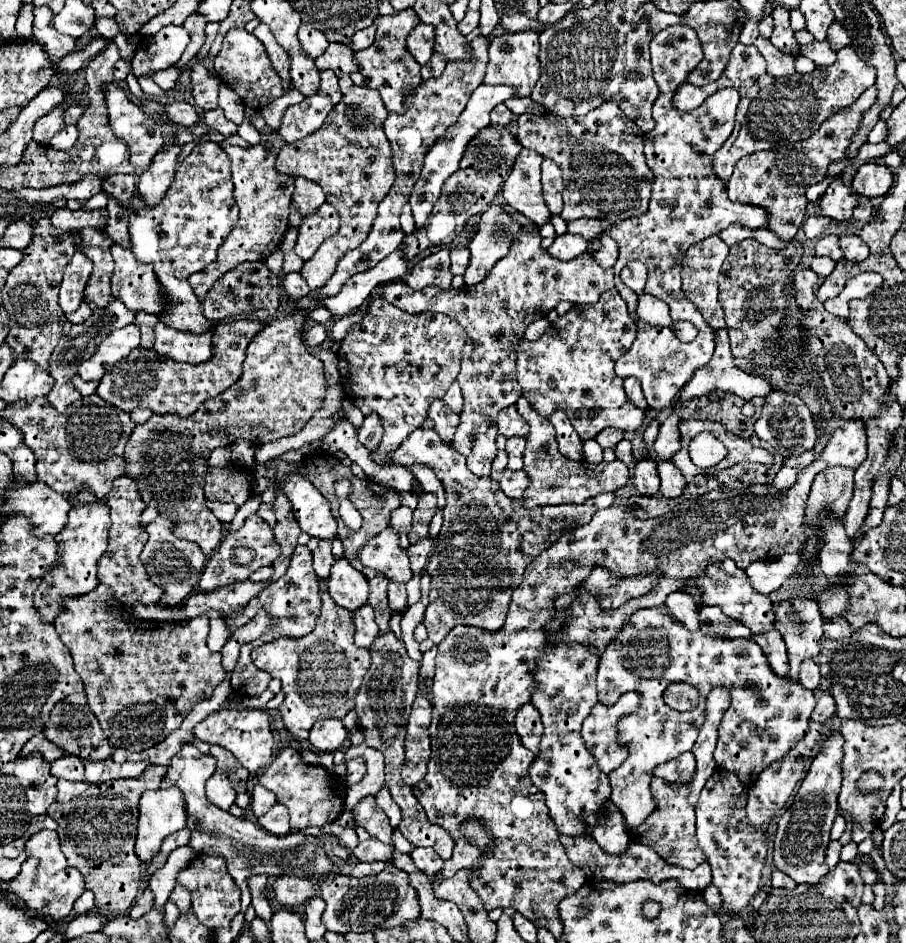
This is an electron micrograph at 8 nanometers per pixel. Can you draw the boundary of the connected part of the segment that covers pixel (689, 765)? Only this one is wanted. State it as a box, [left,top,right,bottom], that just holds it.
[652,751,696,783]

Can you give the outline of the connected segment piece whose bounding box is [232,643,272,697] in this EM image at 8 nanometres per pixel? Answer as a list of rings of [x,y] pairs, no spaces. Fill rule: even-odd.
[[[246,643],[240,649],[240,659],[232,671],[232,689],[234,693],[238,693],[240,697],[248,697],[248,695],[258,695],[262,693],[268,683],[270,683],[270,673],[260,671],[252,659],[250,659],[250,651],[256,647],[256,643]]]

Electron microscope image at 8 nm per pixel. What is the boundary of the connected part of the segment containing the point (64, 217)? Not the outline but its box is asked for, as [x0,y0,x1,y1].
[50,209,108,229]

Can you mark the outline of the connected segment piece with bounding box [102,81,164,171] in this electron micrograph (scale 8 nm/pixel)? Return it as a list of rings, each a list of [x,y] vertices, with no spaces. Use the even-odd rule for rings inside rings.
[[[116,81],[102,85],[102,89],[104,89],[104,99],[106,99],[108,115],[110,115],[110,127],[112,127],[114,135],[116,135],[118,139],[122,139],[122,141],[128,143],[130,163],[132,163],[136,169],[144,171],[144,169],[152,163],[154,155],[156,155],[160,149],[164,149],[164,137],[162,137],[160,125],[158,125],[150,115],[146,115],[138,105],[132,103],[132,101],[126,97],[124,89],[122,89]]]

